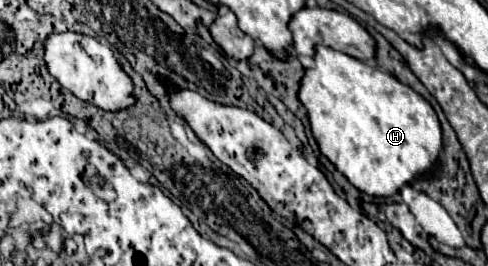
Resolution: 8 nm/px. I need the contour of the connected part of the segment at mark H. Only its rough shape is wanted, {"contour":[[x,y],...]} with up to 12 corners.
{"contour":[[317,47],[301,103],[359,191],[435,177],[441,125],[409,85]]}

